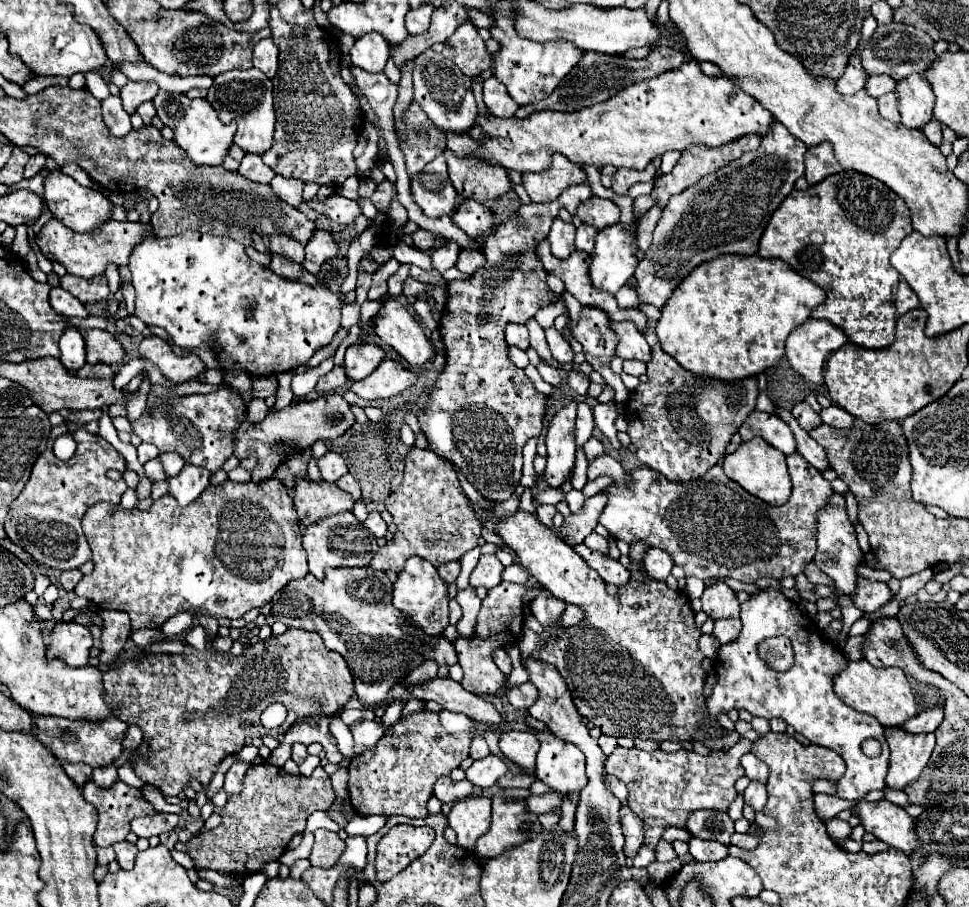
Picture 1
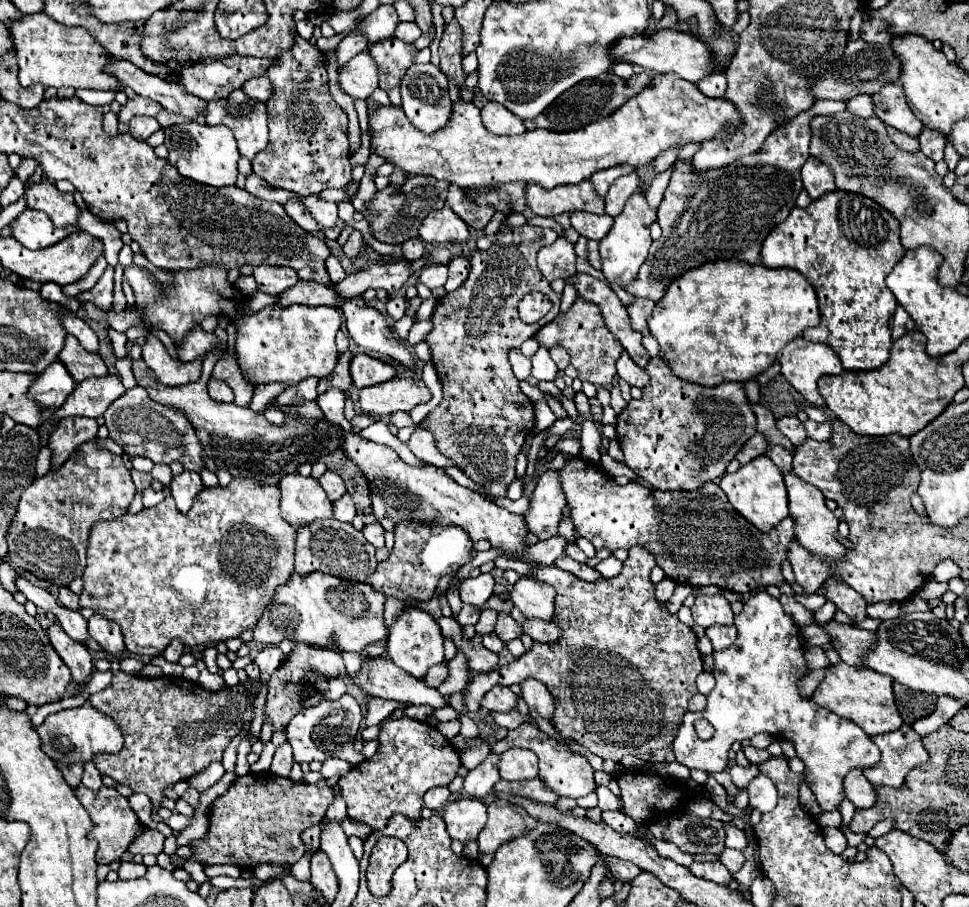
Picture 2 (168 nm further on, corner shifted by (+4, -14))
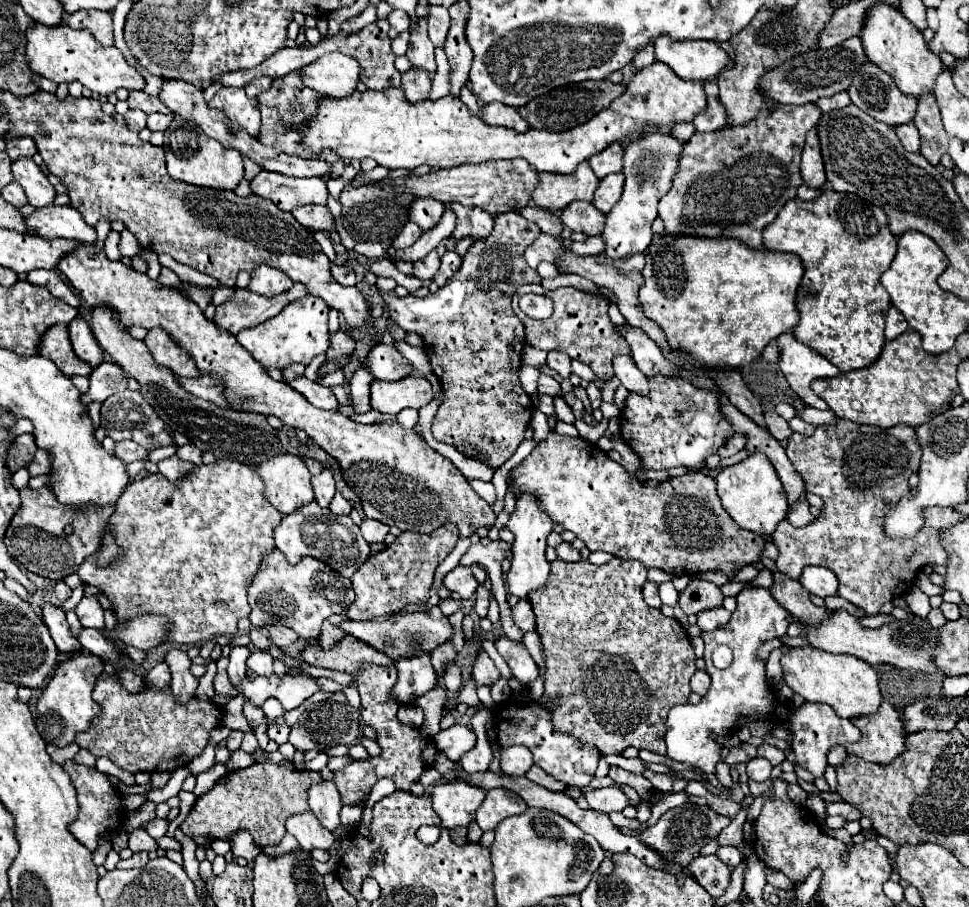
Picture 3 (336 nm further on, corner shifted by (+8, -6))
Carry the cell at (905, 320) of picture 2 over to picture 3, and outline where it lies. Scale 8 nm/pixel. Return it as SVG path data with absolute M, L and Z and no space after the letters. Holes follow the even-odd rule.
M891 307L891 309L887 311L887 315L885 315L885 337L887 337L887 339L895 339L895 337L899 337L901 333L905 333L907 329L909 329L909 325L907 325L907 321L903 319L901 311L897 311L895 307Z

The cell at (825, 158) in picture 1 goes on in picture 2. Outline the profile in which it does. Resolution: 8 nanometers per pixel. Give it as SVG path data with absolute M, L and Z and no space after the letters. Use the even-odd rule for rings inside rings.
M809 157L807 163L801 167L801 179L803 179L803 187L807 189L811 199L817 199L823 193L835 191L835 181L833 181L831 167L821 163L815 157Z

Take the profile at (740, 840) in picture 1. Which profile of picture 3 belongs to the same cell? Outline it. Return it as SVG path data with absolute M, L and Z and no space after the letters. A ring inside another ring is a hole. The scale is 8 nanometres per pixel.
M719 847L719 851L717 851L717 857L727 865L727 867L737 867L741 861L743 861L743 857L741 857L741 853L735 849L735 847Z

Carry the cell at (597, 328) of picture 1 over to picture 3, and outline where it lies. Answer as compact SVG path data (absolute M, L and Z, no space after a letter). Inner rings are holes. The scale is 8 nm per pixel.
M561 287L547 293L553 299L553 315L543 321L529 319L517 305L517 295L513 295L513 311L517 317L525 323L525 339L537 349L543 351L563 351L571 359L579 359L581 363L589 365L595 375L603 381L613 377L611 361L615 355L629 355L629 343L623 335L619 335L609 321L607 309L609 301L603 295L591 295L585 291L579 291L575 287Z

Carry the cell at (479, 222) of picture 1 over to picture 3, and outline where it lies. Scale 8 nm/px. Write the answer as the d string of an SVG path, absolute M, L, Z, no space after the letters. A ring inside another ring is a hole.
M415 199L409 207L409 221L417 223L423 231L435 227L435 223L441 219L445 211L445 205L437 199Z

